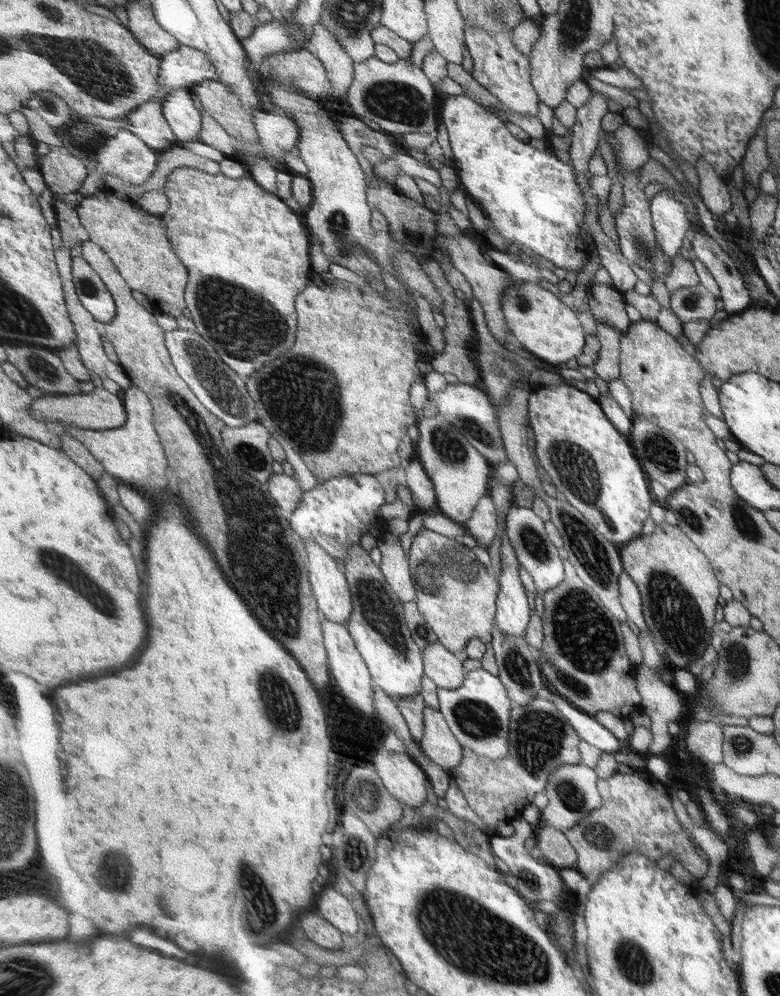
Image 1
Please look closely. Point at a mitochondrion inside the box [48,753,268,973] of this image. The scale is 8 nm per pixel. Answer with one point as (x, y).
(117, 874)

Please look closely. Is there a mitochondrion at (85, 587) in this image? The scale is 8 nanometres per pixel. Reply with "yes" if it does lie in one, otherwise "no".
yes

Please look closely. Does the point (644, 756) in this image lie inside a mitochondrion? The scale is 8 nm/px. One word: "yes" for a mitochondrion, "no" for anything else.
no

